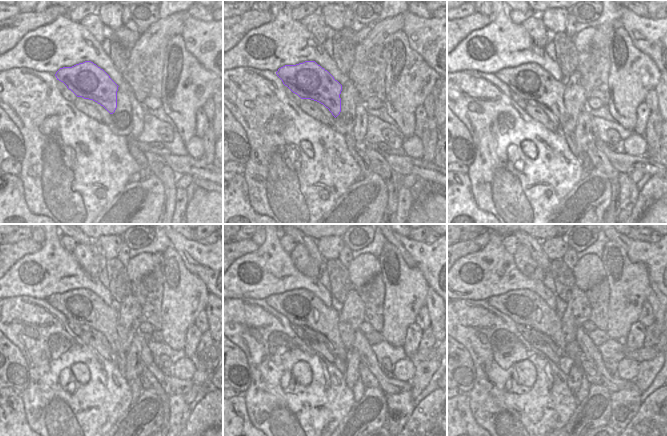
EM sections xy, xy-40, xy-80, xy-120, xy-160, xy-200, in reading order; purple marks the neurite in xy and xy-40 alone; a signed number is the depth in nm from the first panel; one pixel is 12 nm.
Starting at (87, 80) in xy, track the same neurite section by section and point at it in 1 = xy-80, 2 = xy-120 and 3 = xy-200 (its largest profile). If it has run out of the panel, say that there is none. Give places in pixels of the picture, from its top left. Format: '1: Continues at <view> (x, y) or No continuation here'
1: Continues at xy-80 (530, 81)
2: Continues at xy-120 (82, 306)
3: Continues at xy-200 (523, 306)

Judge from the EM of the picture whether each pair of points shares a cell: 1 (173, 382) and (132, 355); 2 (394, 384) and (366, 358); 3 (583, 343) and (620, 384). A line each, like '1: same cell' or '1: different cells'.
1: different cells
2: same cell
3: same cell

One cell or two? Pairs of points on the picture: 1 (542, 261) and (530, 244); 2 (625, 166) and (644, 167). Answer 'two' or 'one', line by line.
1: one
2: one

